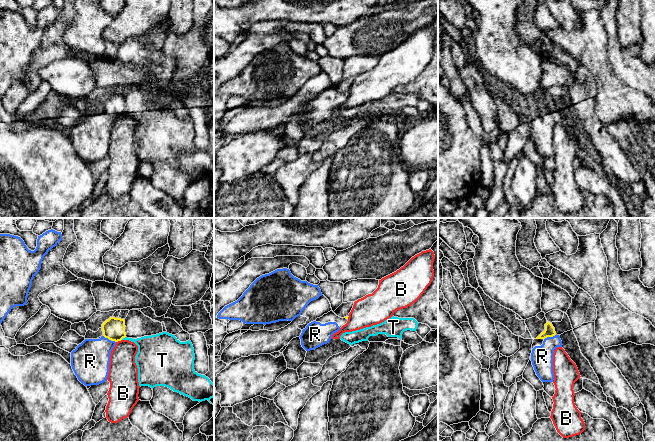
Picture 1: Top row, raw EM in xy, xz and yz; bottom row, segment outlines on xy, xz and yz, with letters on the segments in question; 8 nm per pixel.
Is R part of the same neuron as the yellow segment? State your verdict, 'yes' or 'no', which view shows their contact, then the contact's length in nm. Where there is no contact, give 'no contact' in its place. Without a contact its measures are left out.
yes; contact in xy; length 120 nm

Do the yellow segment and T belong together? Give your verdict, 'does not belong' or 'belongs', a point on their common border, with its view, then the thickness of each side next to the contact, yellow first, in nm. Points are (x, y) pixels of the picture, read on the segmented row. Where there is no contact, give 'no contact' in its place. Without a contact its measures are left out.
does not belong | xy (123, 337) | 180/220 nm

